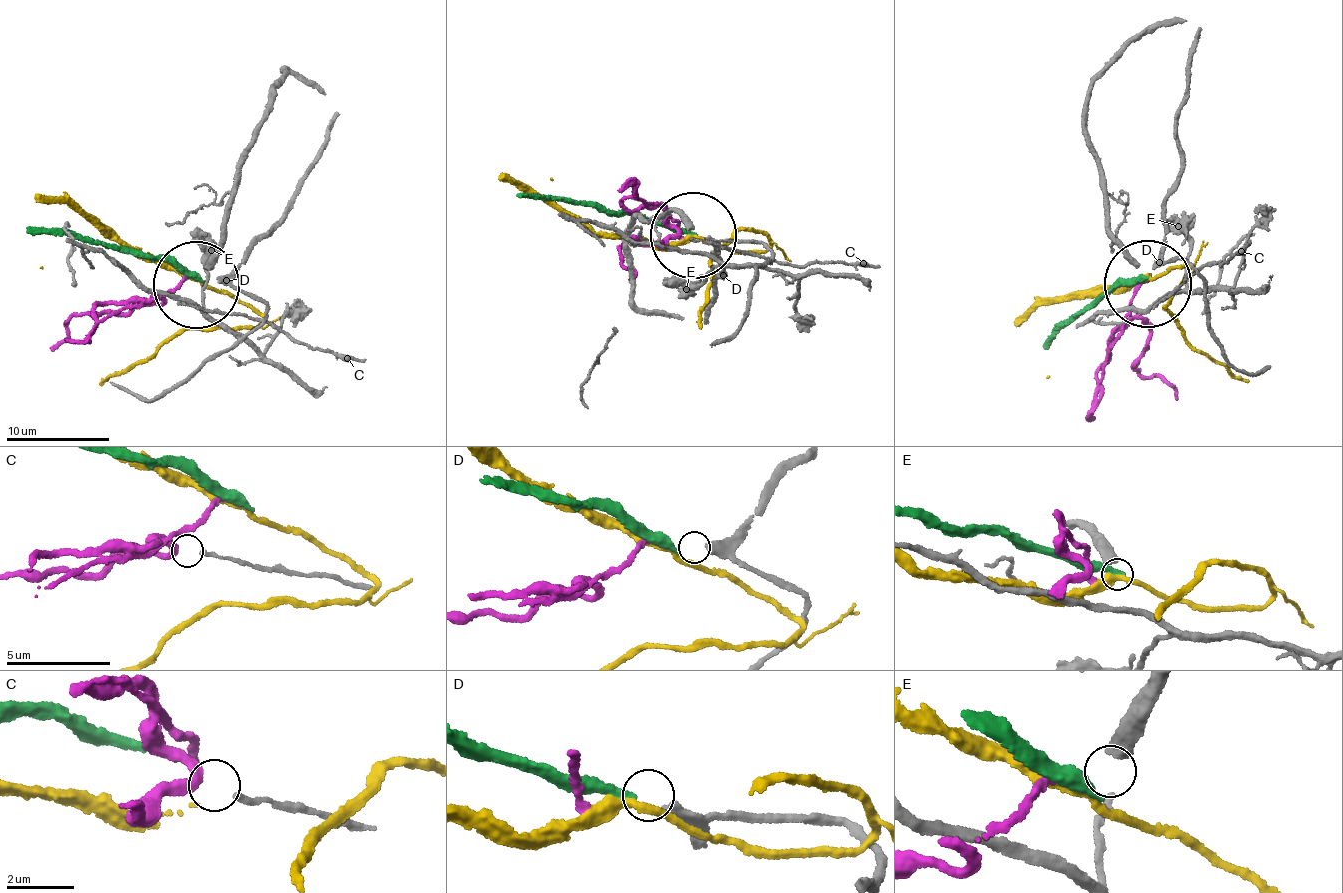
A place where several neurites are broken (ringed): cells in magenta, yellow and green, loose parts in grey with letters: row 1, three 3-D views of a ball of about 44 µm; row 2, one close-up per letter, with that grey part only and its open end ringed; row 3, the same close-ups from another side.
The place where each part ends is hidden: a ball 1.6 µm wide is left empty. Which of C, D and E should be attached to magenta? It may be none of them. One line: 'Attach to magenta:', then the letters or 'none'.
Attach to magenta: none

